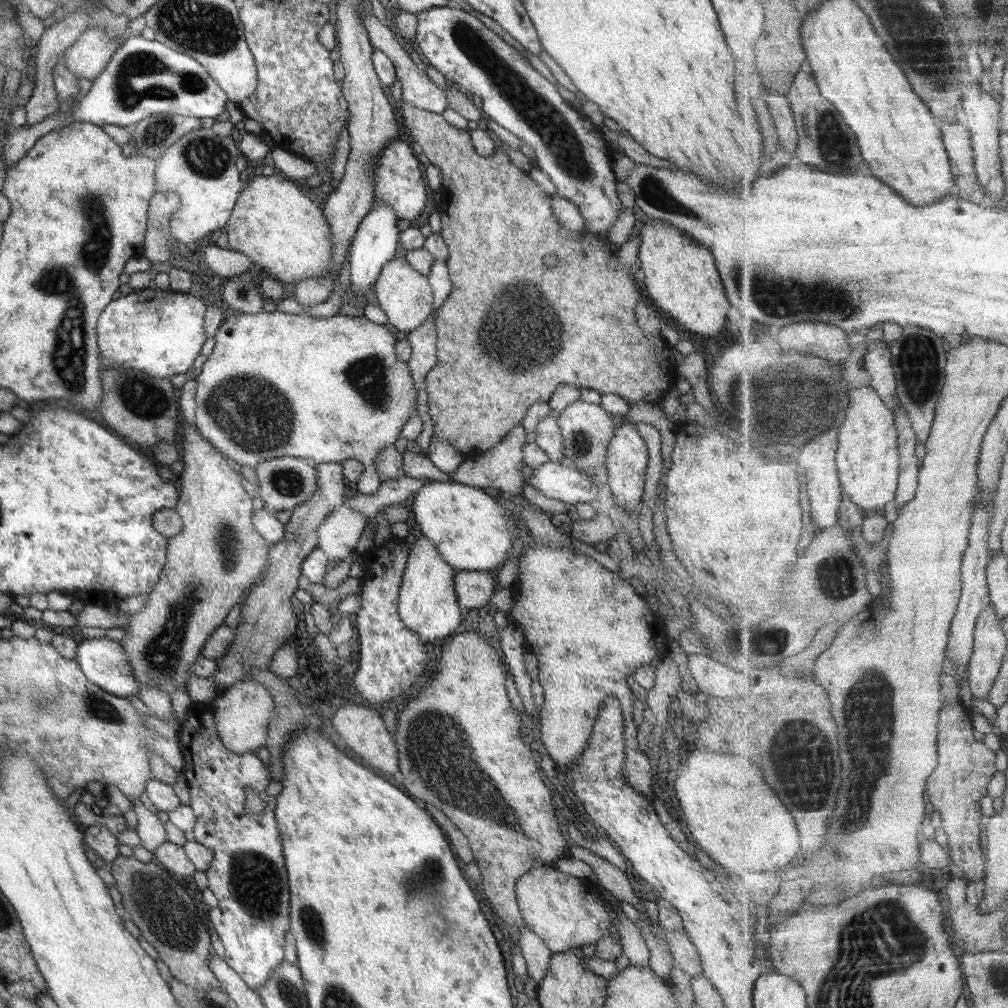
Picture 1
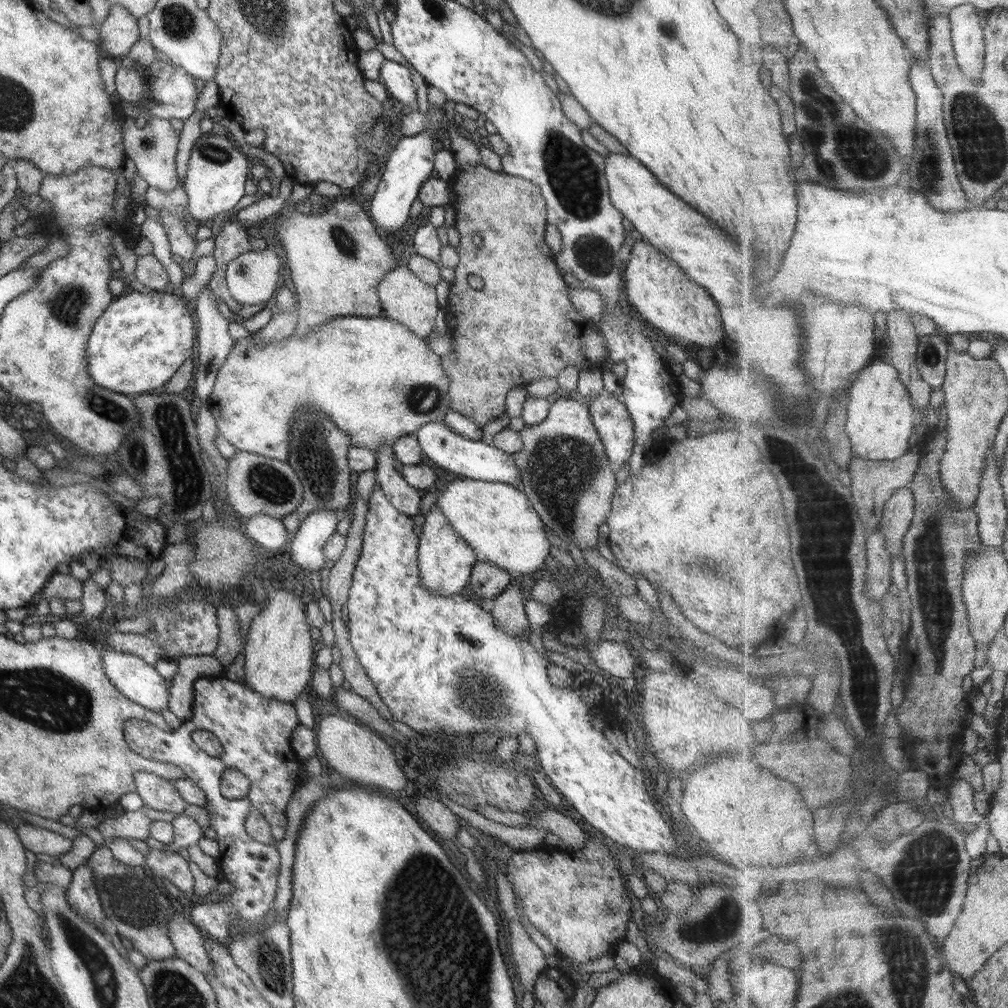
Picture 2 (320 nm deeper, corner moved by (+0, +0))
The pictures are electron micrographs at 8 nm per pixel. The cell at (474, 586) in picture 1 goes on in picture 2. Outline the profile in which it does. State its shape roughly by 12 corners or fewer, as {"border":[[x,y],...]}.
{"border":[[476,560],[466,584],[491,598],[512,580],[506,570]]}

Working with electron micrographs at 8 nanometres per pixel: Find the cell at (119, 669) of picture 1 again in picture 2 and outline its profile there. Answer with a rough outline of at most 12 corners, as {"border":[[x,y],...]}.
{"border":[[100,652],[118,694],[147,710],[167,709],[168,682],[133,654]]}

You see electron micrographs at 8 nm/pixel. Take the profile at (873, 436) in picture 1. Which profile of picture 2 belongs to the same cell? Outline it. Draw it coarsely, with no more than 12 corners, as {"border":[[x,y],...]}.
{"border":[[895,365],[857,373],[846,429],[855,457],[909,450],[917,418]]}

